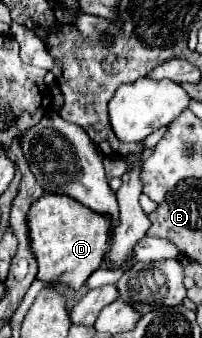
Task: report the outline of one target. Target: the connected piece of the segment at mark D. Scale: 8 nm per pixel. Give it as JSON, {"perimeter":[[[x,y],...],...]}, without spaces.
{"perimeter":[[[45,194],[35,200],[27,214],[27,228],[31,250],[39,266],[37,278],[41,282],[59,282],[73,290],[79,290],[103,262],[109,240],[107,220],[103,220],[103,216],[95,216],[95,212],[91,212],[89,208],[75,204],[75,200],[71,200],[69,196]]]}

